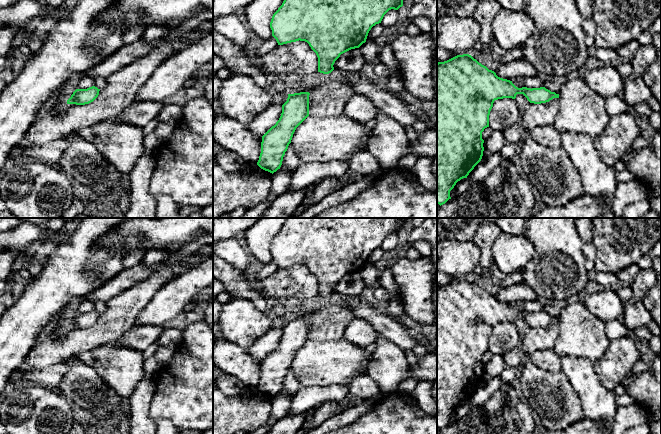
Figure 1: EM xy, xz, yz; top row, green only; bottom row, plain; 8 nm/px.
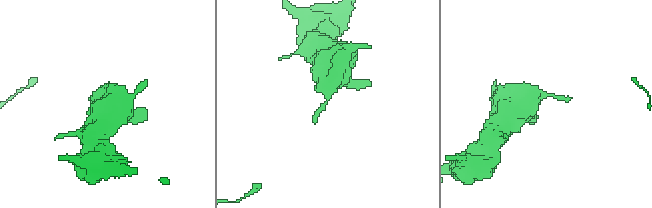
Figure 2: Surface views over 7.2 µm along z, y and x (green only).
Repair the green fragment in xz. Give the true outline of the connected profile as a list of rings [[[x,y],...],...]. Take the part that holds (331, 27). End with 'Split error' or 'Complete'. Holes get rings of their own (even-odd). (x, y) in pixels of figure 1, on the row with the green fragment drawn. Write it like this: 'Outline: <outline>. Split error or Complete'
Outline: [[[284,0],[273,14],[270,28],[278,45],[296,41],[305,41],[318,57],[318,72],[329,74],[334,70],[334,63],[341,54],[359,48],[366,42],[369,31],[381,23],[384,15],[391,9],[398,10],[403,0]]]. Complete

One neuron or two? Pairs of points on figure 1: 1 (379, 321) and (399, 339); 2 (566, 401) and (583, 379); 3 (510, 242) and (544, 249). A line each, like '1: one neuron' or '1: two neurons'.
1: one neuron
2: two neurons
3: two neurons

